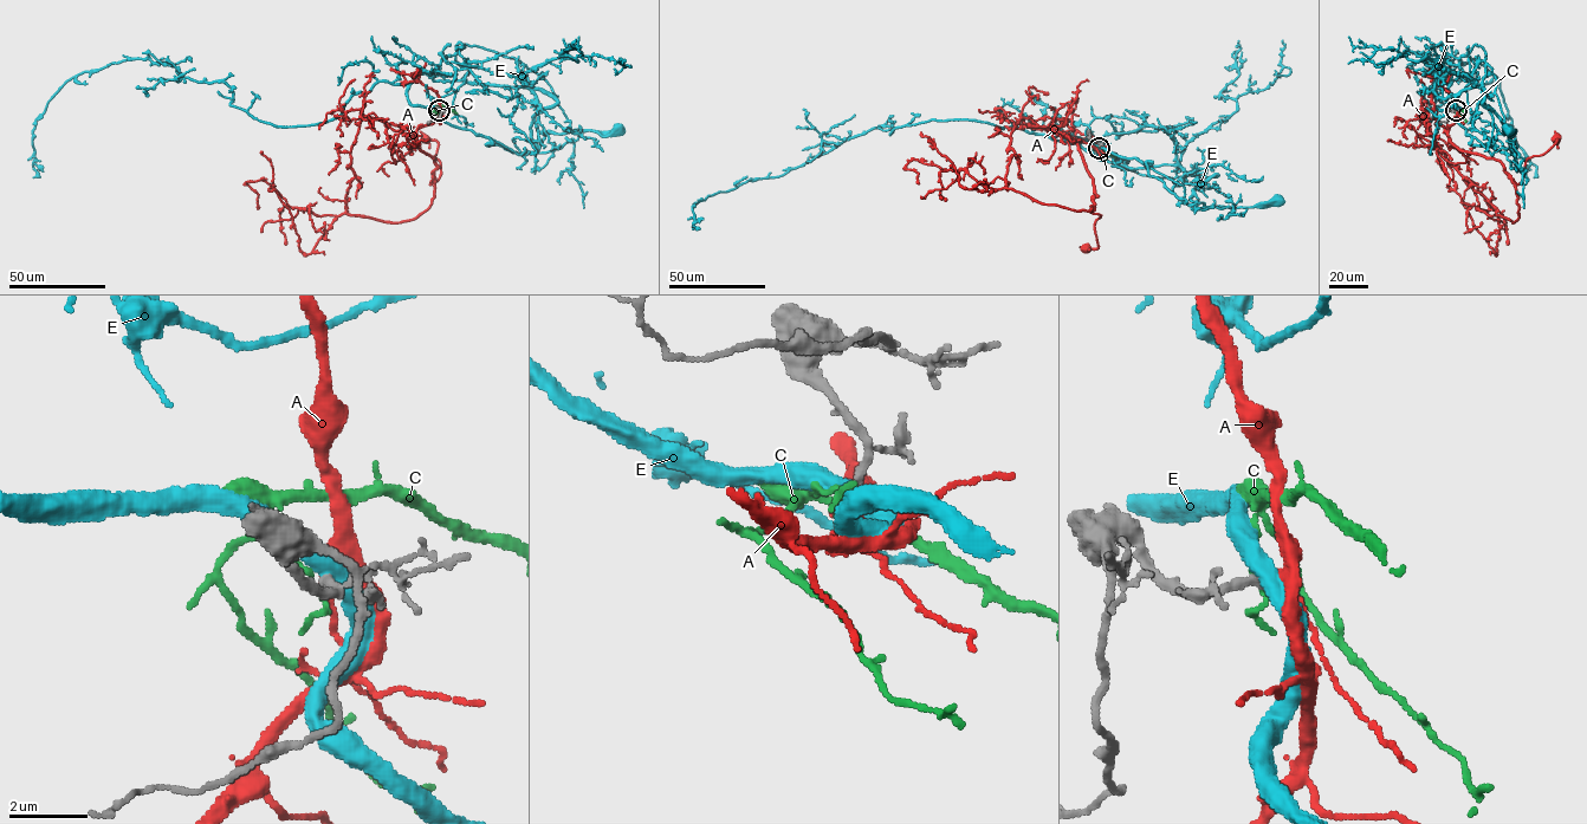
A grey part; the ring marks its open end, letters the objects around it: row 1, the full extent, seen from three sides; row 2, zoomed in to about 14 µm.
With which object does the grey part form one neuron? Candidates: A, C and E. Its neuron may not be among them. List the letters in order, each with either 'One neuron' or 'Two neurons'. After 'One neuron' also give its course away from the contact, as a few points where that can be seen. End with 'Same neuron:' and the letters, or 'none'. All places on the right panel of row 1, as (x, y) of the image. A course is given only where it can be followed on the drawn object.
A: One neuron. Its course: (1456, 110), (1449, 140), (1497, 160), (1516, 185), (1524, 162), (1556, 140)
C: Two neurons
E: Two neurons
Same neuron: A

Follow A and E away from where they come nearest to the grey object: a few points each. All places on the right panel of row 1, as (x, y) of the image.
A: (1456, 110), (1449, 140), (1497, 160), (1516, 185), (1524, 162), (1556, 140)
E: (1455, 110), (1456, 119), (1465, 134), (1491, 154), (1502, 148), (1513, 153), (1510, 138), (1516, 130), (1508, 131)

